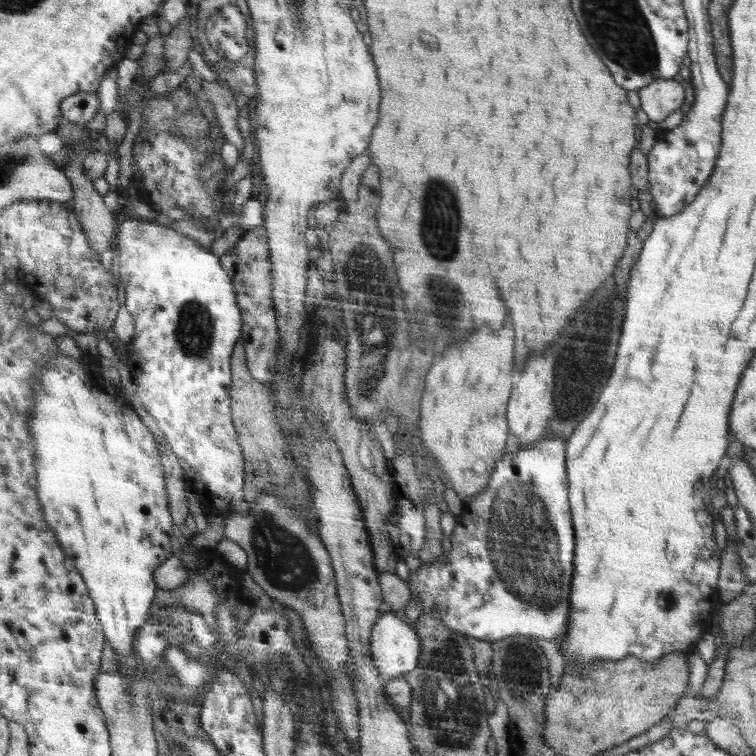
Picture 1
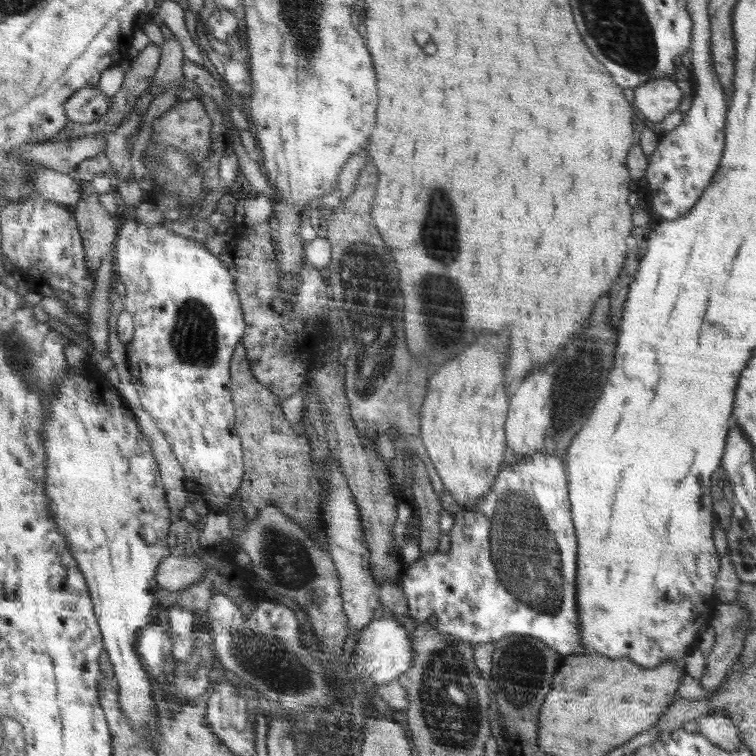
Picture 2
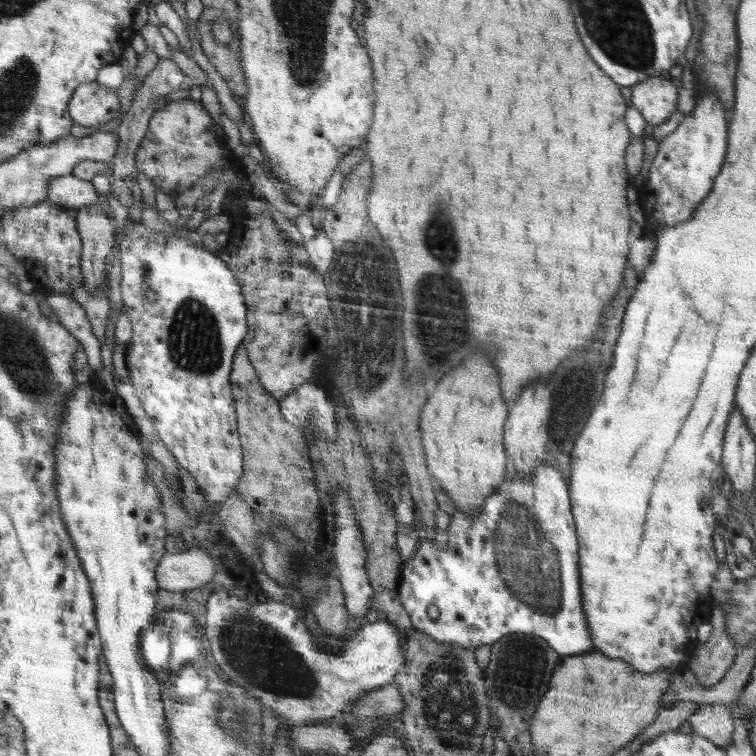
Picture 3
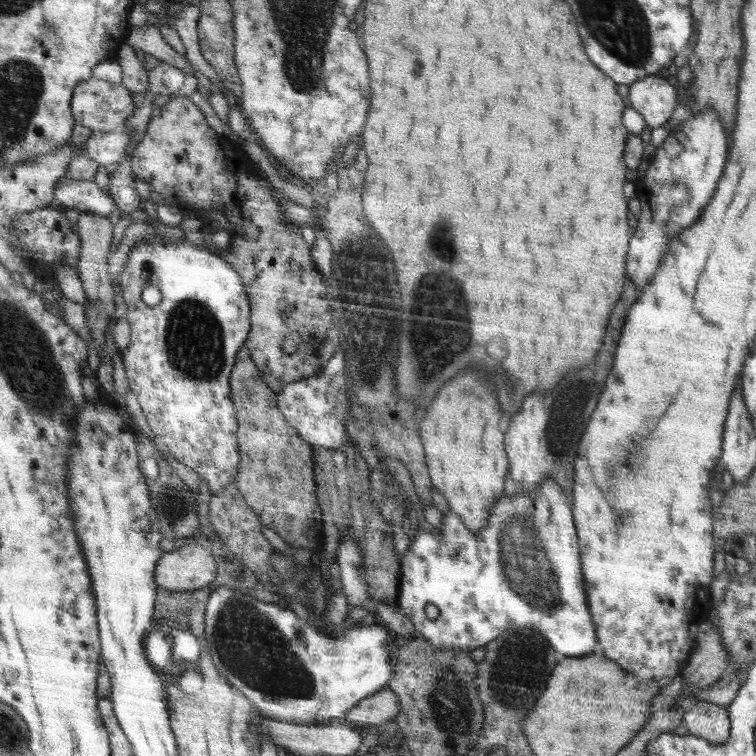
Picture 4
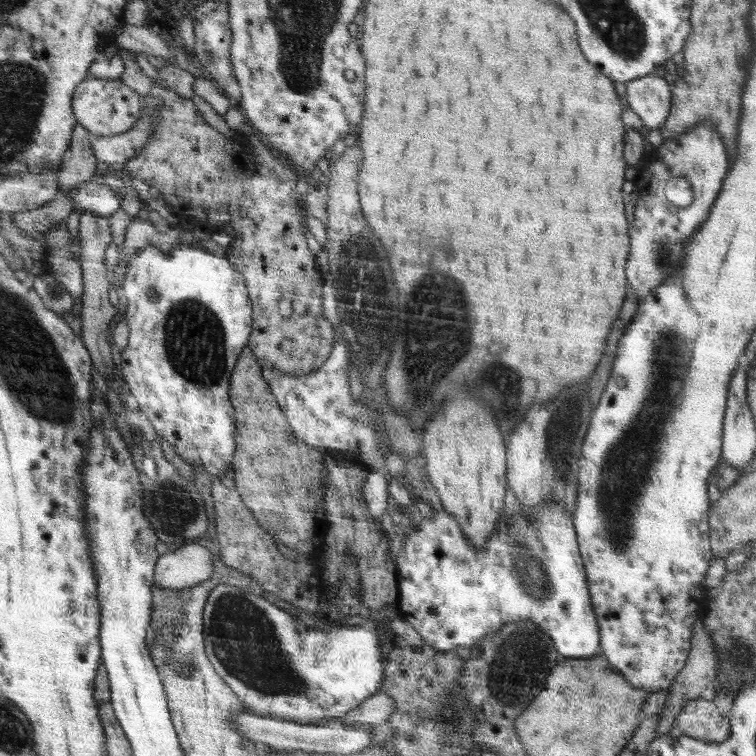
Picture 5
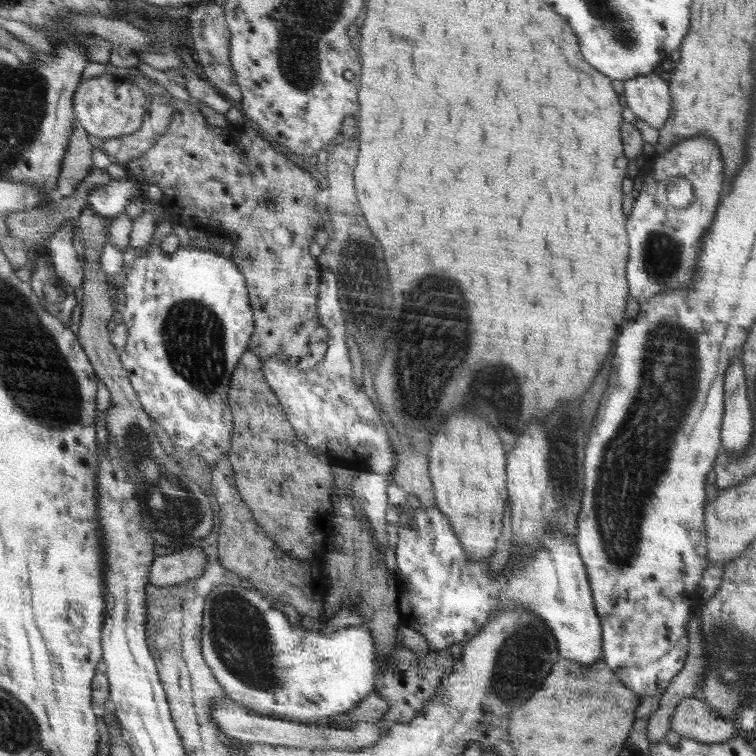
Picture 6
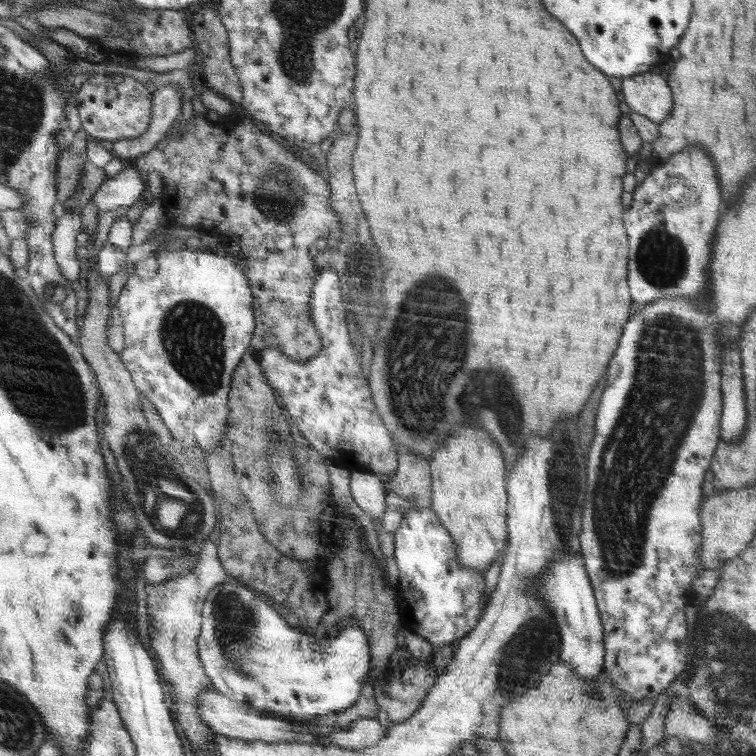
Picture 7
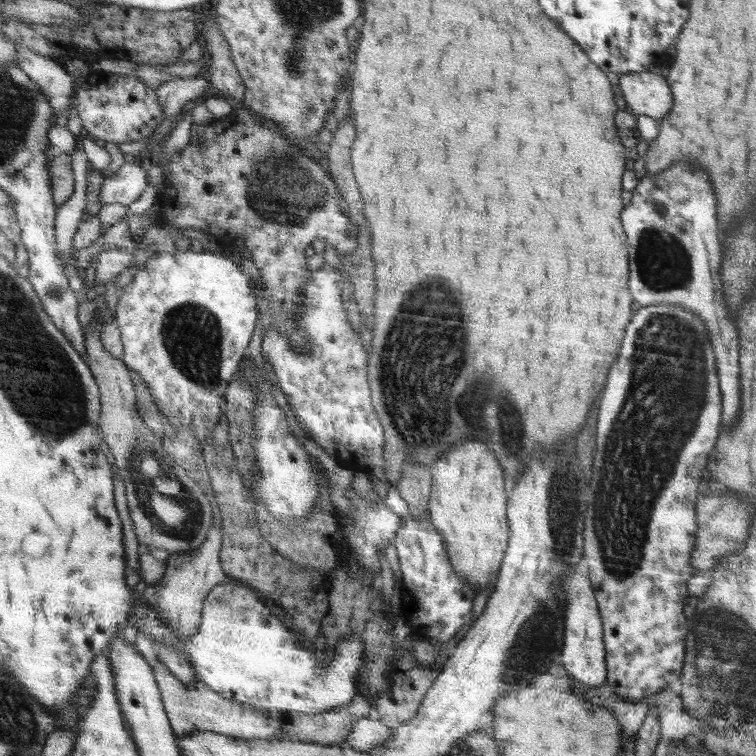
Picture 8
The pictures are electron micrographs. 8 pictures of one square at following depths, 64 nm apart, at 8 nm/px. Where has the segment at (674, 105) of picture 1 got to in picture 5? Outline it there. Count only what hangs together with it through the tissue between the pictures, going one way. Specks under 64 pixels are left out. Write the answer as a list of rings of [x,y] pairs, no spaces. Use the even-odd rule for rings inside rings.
[[[649,74],[626,83],[628,108],[642,119],[645,129],[659,128],[673,106],[671,86],[661,74]]]

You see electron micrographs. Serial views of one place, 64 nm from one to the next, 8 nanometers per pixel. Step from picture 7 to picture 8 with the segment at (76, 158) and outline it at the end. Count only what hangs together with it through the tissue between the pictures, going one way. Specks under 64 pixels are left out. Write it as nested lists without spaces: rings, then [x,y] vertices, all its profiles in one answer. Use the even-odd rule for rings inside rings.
[[[60,154],[53,157],[51,184],[56,204],[68,202],[76,190],[76,174],[72,166],[72,154]]]

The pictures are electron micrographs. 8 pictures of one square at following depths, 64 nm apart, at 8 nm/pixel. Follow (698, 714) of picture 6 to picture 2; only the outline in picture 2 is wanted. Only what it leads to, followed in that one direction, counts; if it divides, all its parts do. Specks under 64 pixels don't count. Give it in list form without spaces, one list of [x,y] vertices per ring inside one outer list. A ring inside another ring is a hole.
[[[712,711],[705,718],[696,719],[696,722],[698,732],[710,739],[710,742],[717,743],[726,750],[736,750],[740,747],[739,730],[724,712]]]

